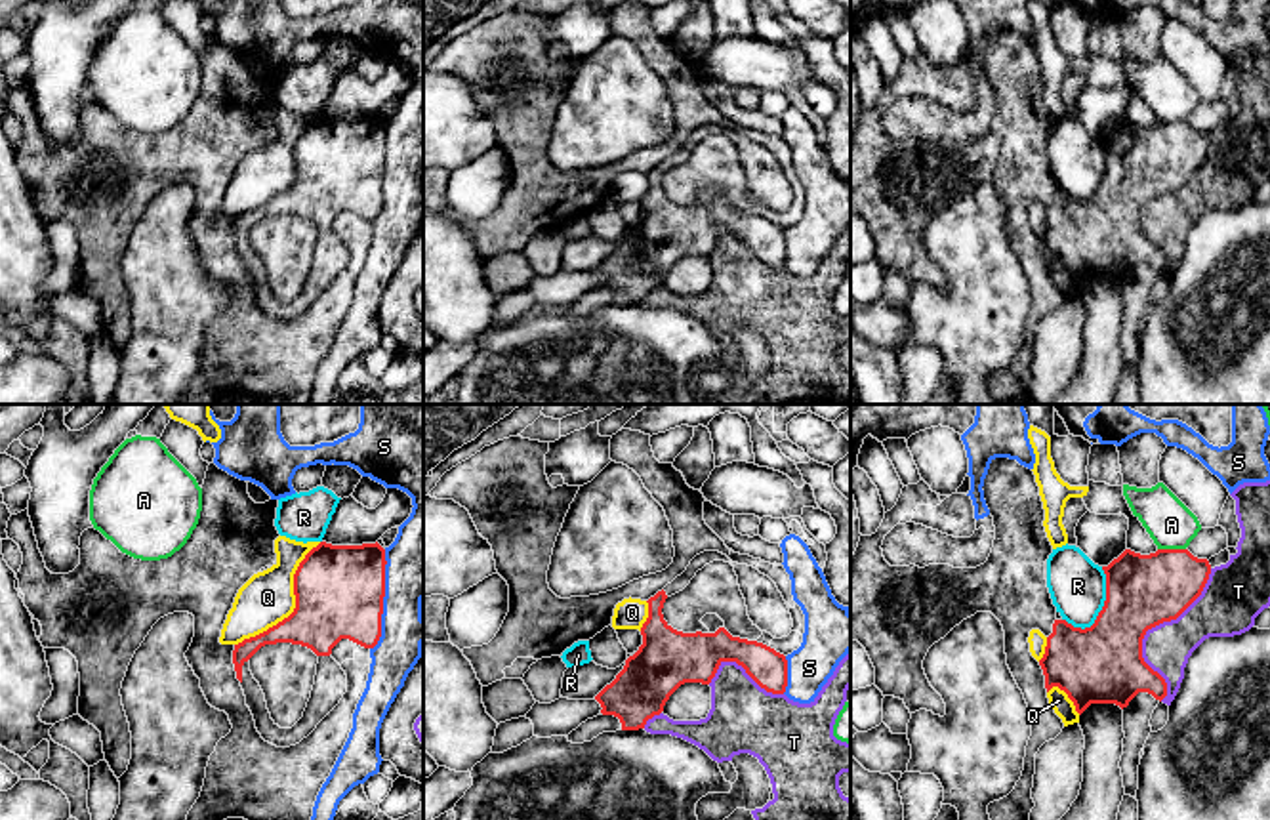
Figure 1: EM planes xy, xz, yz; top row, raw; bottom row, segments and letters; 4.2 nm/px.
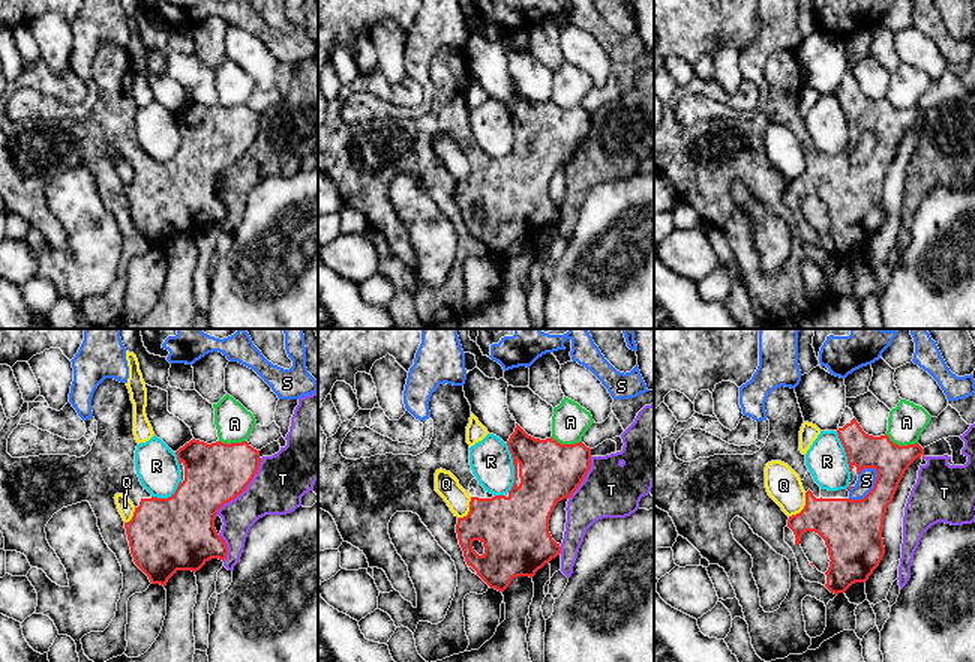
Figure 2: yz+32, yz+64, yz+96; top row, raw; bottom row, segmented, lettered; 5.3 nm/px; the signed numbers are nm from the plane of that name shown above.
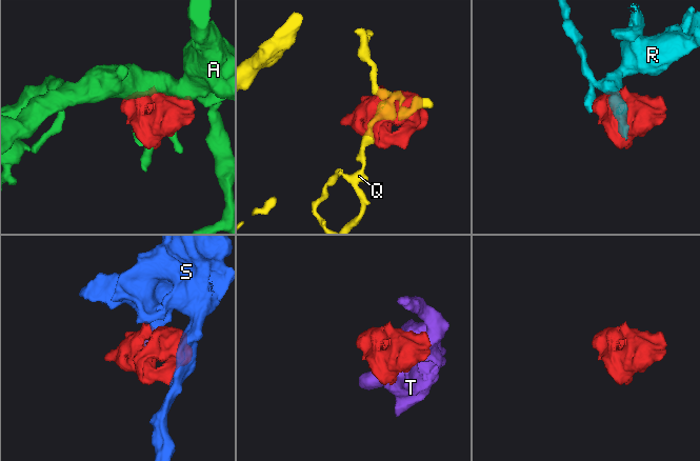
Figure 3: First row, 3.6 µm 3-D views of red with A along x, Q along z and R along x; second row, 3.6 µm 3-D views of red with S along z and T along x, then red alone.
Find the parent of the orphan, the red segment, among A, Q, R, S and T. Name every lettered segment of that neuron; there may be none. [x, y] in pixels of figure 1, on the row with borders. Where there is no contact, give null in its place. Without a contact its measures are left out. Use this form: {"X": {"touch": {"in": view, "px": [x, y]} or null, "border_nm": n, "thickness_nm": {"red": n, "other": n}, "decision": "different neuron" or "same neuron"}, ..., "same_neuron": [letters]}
{"A": {"touch": {"in": "yz", "px": [1171, 550]}, "border_nm": 120, "thickness_nm": {"red": 300, "other": 200}, "decision": "different neuron"}, "Q": {"touch": {"in": "xy", "px": [296, 605]}, "border_nm": 550, "thickness_nm": {"red": 380, "other": 220}, "decision": "different neuron"}, "R": {"touch": {"in": "yz", "px": [1105, 605]}, "border_nm": 300, "thickness_nm": {"red": 340, "other": 240}, "decision": "different neuron"}, "S": {"touch": {"in": "xy", "px": [382, 599]}, "border_nm": 420, "thickness_nm": {"red": 380, "other": 300}, "decision": "different neuron"}, "T": {"touch": {"in": "yz", "px": [1150, 628]}, "border_nm": 600, "thickness_nm": {"red": 320, "other": 200}, "decision": "different neuron"}, "same_neuron": []}

